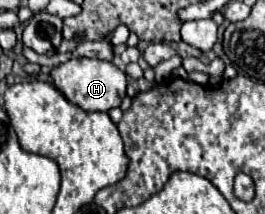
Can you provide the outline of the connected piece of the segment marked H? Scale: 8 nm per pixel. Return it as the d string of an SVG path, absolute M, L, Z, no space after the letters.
M75 58L65 64L59 64L51 72L51 76L53 76L53 84L63 92L63 96L87 112L109 112L111 108L119 108L121 100L127 96L129 76L115 62Z

